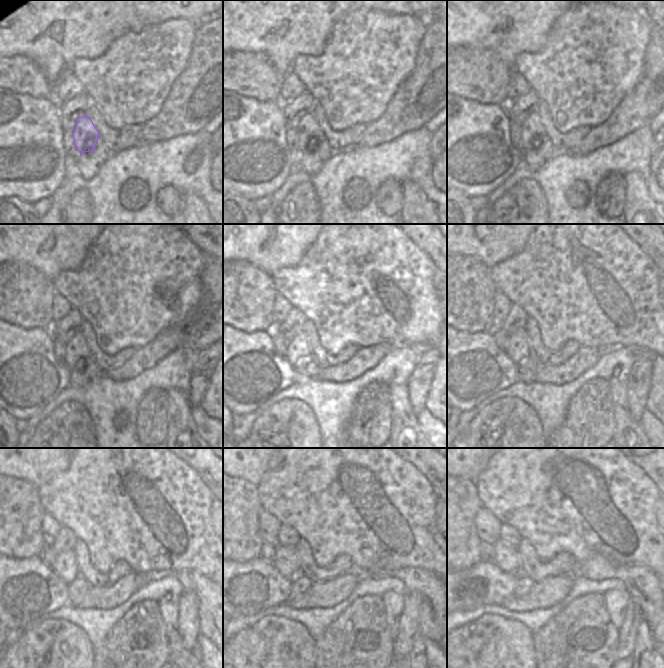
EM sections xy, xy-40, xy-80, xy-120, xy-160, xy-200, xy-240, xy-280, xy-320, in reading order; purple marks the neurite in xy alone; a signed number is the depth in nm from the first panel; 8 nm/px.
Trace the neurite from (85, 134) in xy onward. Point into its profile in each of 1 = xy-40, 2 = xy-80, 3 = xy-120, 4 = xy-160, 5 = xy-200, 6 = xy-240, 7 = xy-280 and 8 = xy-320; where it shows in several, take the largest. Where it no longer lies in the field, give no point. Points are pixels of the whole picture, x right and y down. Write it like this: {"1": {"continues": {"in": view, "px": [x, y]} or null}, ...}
{"1": {"continues": {"in": "xy-40", "px": [310, 135]}}, "2": {"continues": {"in": "xy-80", "px": [533, 135]}}, "3": {"continues": {"in": "xy-120", "px": [76, 351]}}, "4": {"continues": {"in": "xy-160", "px": [298, 349]}}, "5": {"continues": {"in": "xy-200", "px": [517, 346]}}, "6": {"continues": {"in": "xy-240", "px": [64, 566]}}, "7": {"continues": {"in": "xy-280", "px": [285, 560]}}, "8": {"continues": {"in": "xy-320", "px": [506, 558]}}}

